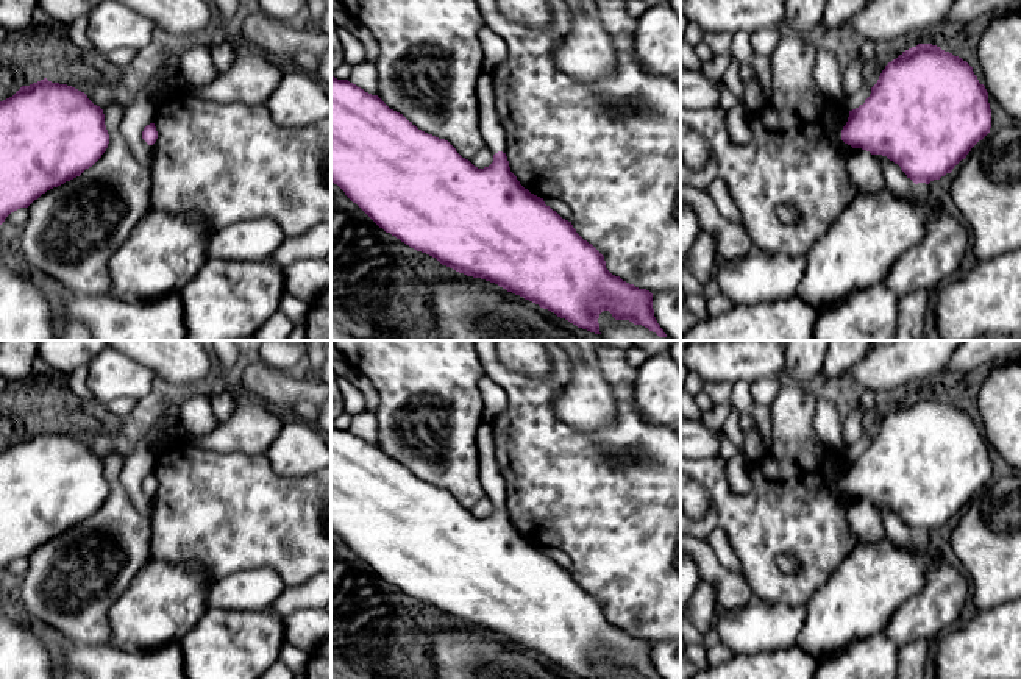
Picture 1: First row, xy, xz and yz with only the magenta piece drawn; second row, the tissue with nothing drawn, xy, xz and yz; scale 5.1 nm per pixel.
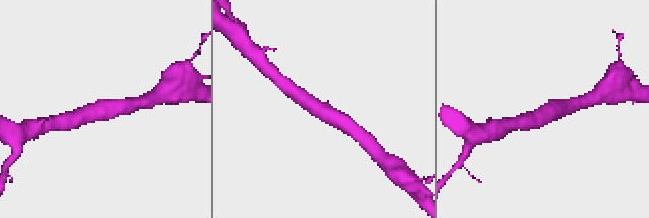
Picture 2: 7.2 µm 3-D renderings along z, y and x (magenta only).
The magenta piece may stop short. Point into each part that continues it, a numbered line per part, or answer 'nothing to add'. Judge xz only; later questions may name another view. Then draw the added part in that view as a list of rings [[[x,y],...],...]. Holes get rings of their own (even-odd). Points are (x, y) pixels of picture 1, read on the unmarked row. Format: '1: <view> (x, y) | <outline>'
1: xz (492, 481) | [[[481,423],[476,431],[476,450],[479,457],[479,481],[486,496],[495,504],[506,503],[506,482],[496,464],[492,425]]]

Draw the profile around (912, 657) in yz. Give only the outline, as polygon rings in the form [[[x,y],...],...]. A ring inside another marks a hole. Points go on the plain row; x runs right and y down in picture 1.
[[[916,640],[899,648],[896,679],[924,679],[929,640]]]

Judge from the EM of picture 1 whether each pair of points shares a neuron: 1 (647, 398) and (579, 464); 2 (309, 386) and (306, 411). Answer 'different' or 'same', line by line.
1: different
2: different

